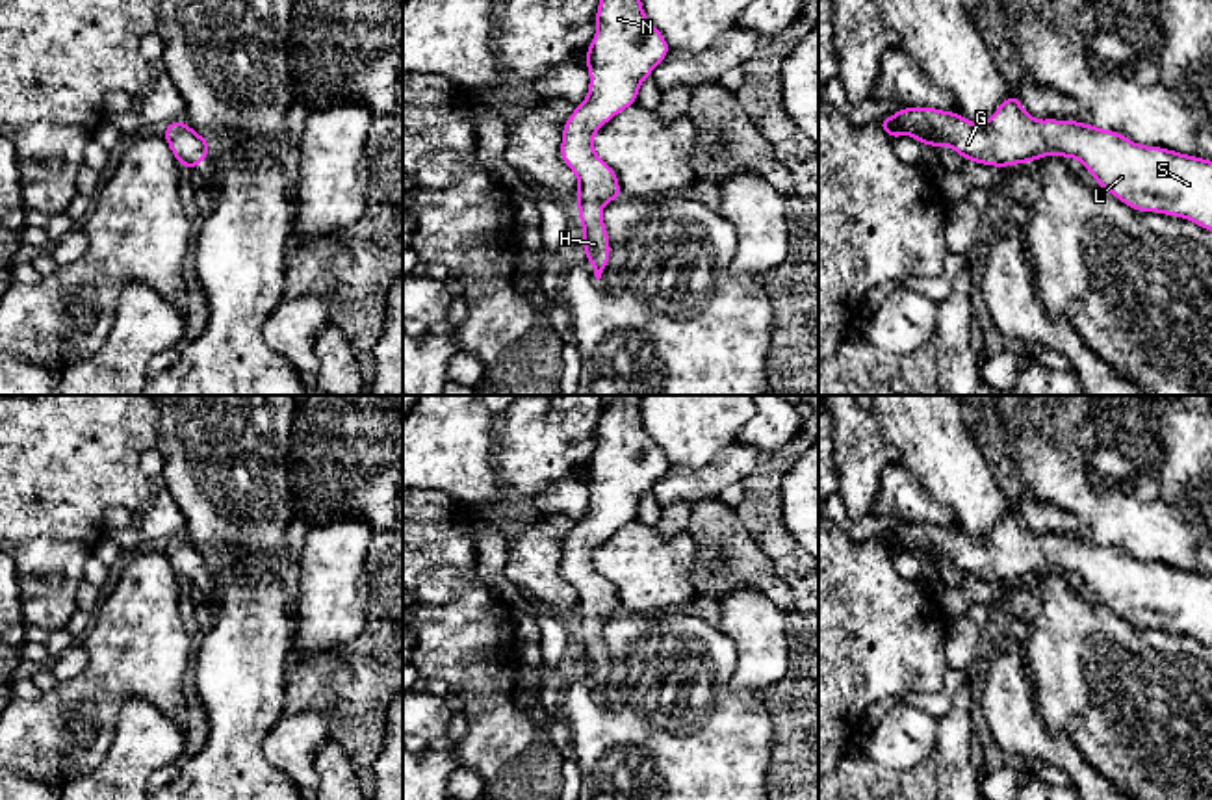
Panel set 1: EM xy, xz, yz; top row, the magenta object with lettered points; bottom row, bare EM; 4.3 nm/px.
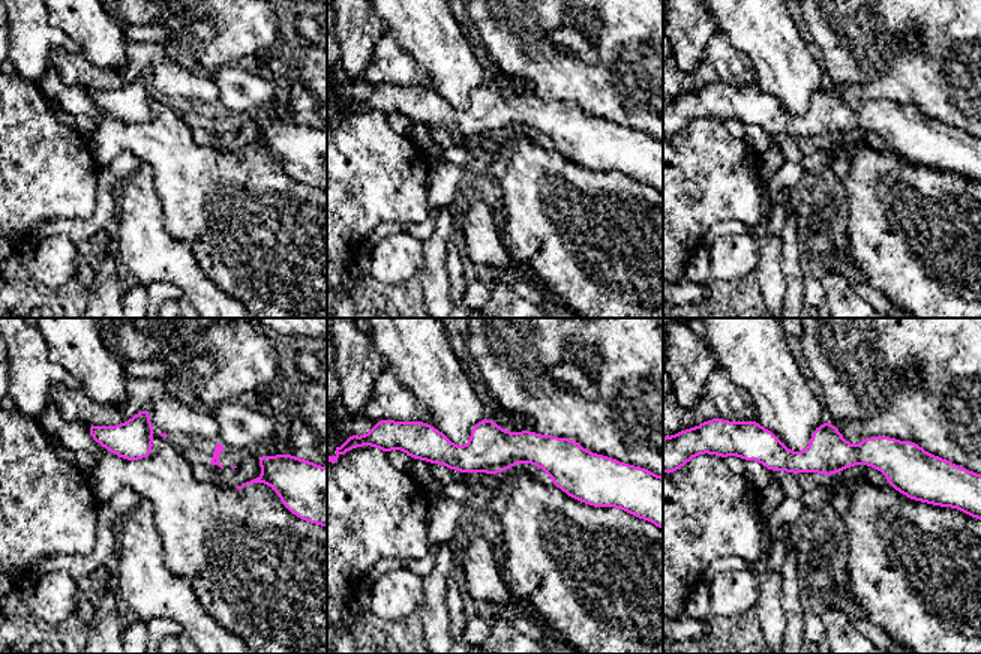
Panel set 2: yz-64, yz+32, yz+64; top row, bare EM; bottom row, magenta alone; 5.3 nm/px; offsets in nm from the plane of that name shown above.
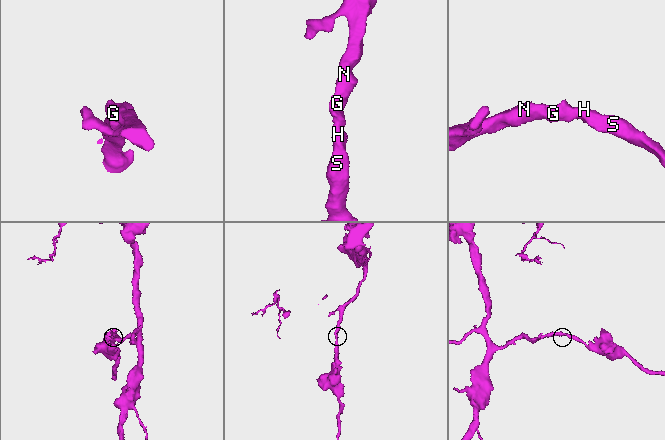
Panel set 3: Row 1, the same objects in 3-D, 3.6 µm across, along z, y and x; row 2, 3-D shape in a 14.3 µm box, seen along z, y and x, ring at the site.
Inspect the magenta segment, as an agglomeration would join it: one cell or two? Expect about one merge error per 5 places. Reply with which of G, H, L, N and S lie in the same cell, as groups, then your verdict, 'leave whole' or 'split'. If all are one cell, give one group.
G H L N S; leave whole

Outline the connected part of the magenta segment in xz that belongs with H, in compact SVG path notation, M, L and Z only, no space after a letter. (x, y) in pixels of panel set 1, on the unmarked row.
M605 395L596 425L596 451L587 464L587 514L562 542L561 574L574 587L585 674L600 696L611 659L601 624L622 611L614 585L594 568L594 549L637 520L640 499L651 492L670 462L648 436L640 418L642 395Z

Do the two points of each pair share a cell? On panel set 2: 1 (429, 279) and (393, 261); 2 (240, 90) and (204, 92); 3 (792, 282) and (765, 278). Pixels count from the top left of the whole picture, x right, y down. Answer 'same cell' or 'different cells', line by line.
1: different cells
2: different cells
3: different cells

